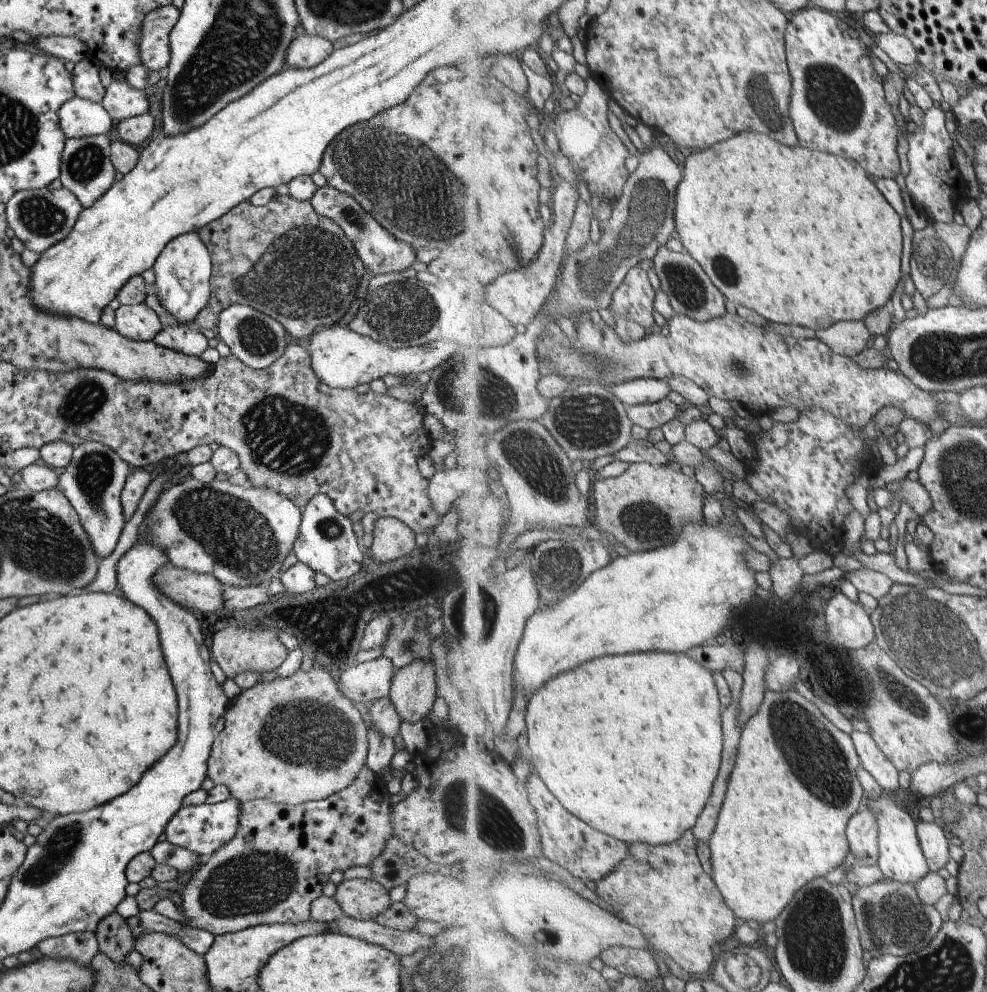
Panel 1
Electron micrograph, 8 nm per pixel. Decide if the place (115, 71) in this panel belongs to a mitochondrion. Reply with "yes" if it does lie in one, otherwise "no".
no

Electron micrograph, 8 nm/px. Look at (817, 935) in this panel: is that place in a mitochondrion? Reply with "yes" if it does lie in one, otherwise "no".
yes

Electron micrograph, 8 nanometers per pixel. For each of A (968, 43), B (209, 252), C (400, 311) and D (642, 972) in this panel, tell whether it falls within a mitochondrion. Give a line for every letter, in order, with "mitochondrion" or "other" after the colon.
A: other
B: other
C: mitochondrion
D: other

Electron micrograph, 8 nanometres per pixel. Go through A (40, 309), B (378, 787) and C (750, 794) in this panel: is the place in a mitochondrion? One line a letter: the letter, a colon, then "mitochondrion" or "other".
A: other
B: other
C: other

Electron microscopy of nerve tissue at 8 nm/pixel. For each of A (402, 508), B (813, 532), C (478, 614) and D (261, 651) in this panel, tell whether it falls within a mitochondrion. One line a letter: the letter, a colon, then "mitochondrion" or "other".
A: other
B: other
C: mitochondrion
D: other

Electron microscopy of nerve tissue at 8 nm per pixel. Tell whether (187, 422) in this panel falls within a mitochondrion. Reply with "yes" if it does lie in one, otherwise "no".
no

